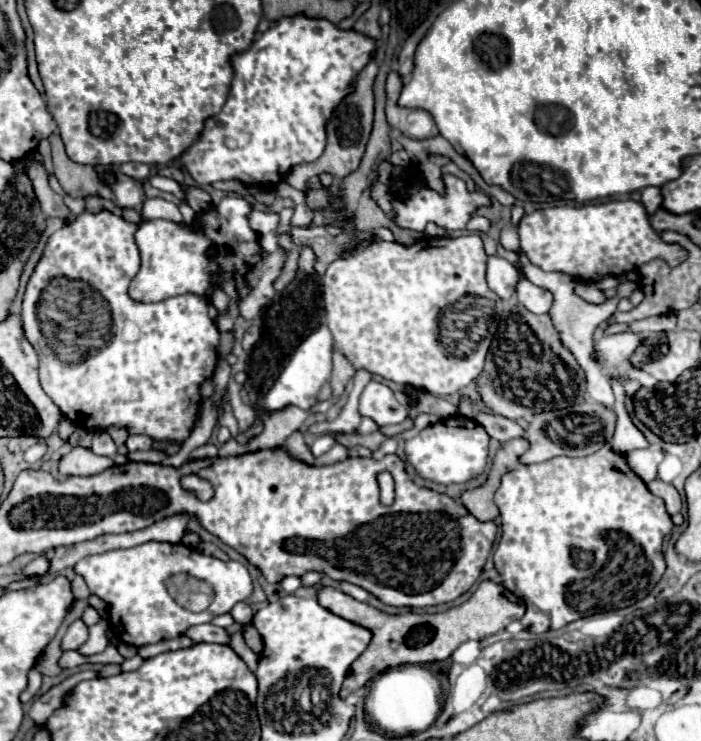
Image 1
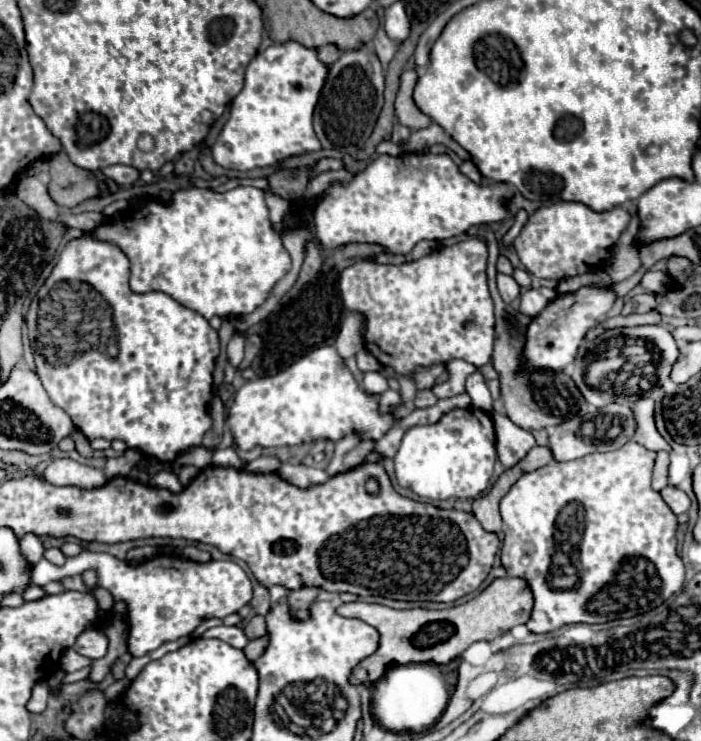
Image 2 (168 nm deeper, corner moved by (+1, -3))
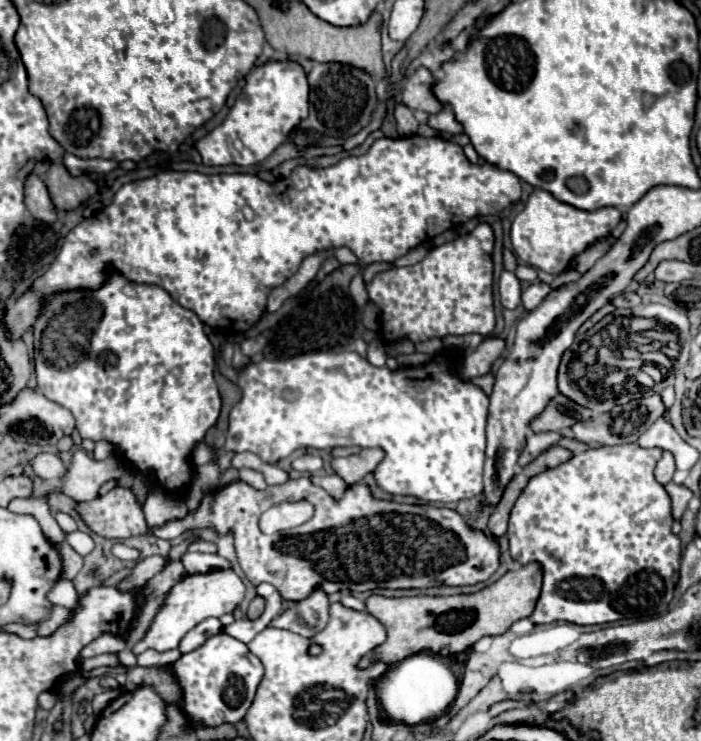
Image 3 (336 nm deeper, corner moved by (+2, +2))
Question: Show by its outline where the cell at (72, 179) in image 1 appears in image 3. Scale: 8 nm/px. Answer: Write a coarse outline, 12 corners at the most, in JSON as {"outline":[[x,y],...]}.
{"outline":[[64,164],[46,172],[56,210],[76,210],[98,188],[88,176],[70,176]]}

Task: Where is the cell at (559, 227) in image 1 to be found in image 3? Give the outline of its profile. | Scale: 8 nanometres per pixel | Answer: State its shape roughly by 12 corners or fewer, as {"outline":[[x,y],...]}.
{"outline":[[534,190],[512,222],[514,254],[548,274],[620,222]]}

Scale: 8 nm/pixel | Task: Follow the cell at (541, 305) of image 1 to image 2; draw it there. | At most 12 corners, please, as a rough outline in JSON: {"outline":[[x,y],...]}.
{"outline":[[525,289],[519,311],[537,317],[551,301],[555,291]]}

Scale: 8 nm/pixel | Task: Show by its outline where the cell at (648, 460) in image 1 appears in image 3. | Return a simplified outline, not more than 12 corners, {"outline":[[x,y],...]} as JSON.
{"outline":[[664,452],[654,476],[668,484],[674,474],[674,456]]}

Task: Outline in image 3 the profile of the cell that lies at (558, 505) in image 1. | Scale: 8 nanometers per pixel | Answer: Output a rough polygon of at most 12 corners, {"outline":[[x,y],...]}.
{"outline":[[662,448],[534,476],[508,524],[534,624],[666,614],[680,568]]}

